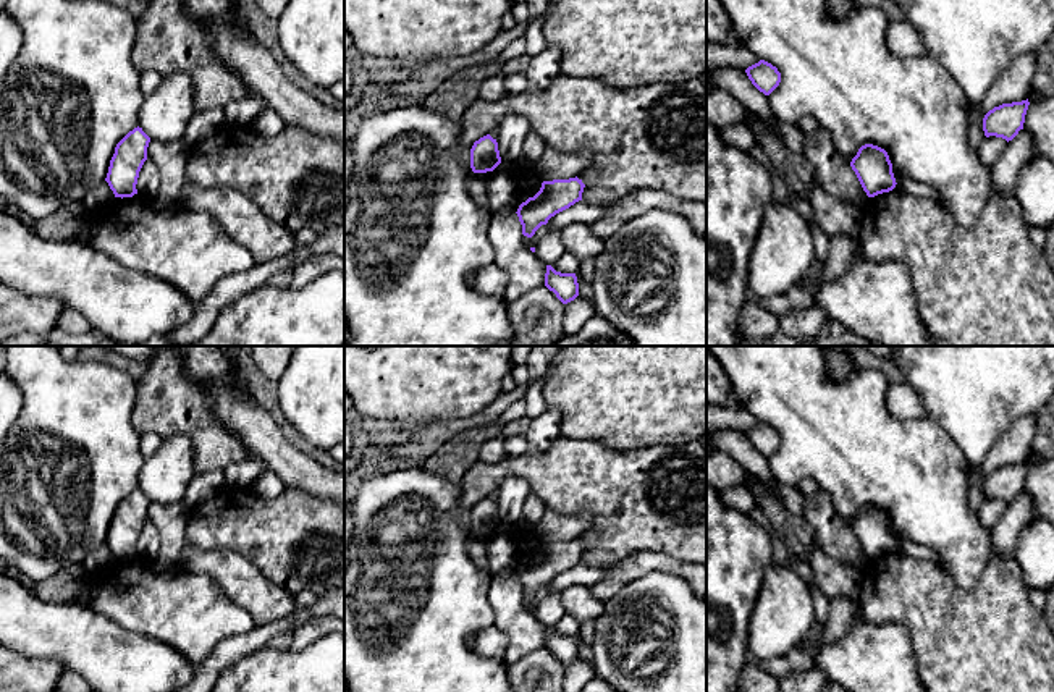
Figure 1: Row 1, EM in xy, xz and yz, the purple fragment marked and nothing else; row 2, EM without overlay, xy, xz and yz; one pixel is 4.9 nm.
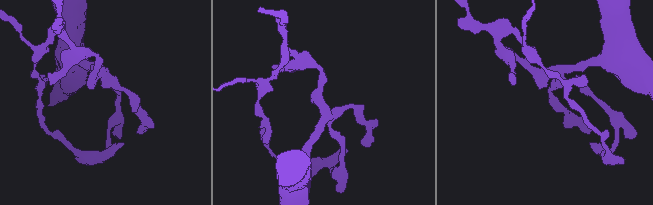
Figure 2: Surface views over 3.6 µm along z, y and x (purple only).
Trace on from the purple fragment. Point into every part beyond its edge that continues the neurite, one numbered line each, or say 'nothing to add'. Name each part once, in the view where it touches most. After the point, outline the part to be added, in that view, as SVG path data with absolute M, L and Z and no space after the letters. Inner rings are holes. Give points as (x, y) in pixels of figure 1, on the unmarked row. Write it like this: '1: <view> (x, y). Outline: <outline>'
nothing to add

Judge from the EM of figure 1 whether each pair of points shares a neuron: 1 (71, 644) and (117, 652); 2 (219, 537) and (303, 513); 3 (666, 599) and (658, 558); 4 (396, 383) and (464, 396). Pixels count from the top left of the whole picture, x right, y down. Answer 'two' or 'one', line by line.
1: one
2: one
3: two
4: one

